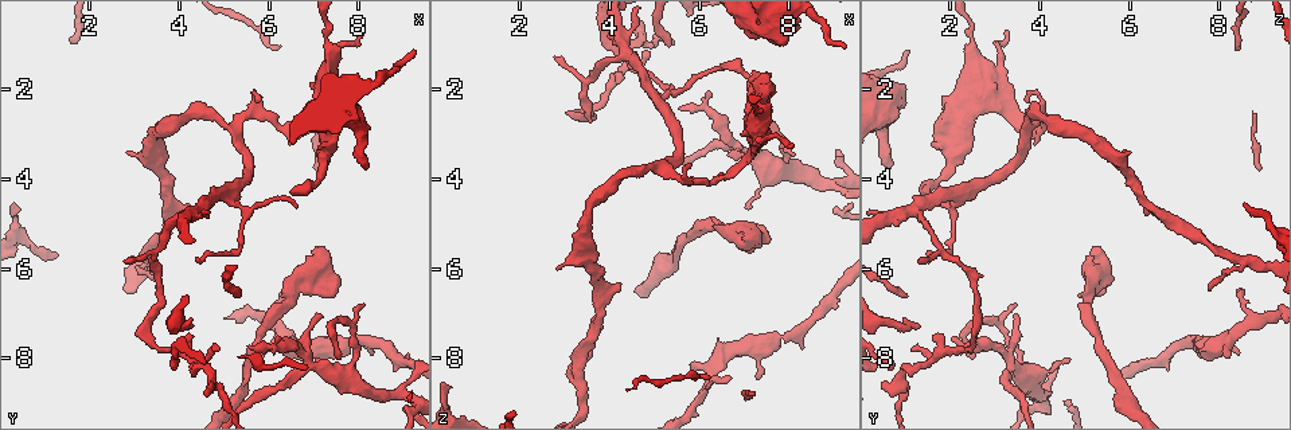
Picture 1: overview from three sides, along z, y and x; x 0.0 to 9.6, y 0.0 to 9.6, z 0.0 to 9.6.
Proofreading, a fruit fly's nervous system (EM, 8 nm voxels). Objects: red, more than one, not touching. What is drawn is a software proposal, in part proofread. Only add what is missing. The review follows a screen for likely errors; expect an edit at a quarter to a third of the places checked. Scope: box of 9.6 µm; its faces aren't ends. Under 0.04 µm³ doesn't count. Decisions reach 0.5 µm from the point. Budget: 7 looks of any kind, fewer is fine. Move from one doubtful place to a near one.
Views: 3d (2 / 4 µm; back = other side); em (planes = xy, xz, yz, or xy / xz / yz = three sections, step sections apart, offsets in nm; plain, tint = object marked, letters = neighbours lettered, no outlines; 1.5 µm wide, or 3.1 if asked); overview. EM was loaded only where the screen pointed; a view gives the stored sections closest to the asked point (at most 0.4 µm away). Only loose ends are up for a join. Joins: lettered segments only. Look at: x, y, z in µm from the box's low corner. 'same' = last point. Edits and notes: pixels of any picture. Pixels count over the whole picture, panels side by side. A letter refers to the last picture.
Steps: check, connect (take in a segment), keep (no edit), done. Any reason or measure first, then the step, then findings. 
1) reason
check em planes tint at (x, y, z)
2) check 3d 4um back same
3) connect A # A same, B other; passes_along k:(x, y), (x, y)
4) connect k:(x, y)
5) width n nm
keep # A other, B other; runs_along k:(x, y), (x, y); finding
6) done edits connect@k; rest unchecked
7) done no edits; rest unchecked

an open end
check em planes letters at (5.80, 8.00, 8.15)

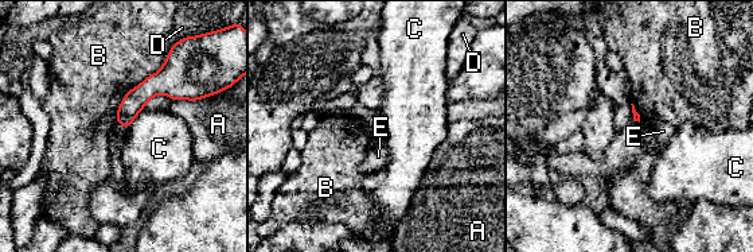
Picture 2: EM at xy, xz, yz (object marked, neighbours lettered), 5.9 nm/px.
keep # A other, B other, C other, D other, E other; runs_along 2:(191, 96), (149, 88), (120, 120); no lettered segment goes on from it

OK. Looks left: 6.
free end
check em planes letters at (6.70, 6.50, 8.45)

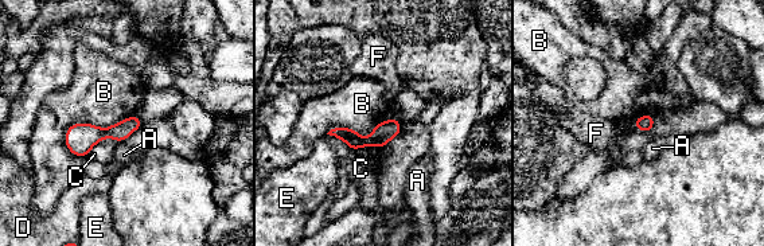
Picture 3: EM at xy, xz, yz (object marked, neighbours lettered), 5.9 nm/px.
keep # A other, B other, C other, D other, E other, F other; border 3:(135, 114), (73, 124), (65, 145); none of them fits

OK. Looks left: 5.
check em planes letters at (8.20, 3.70, 0.60)

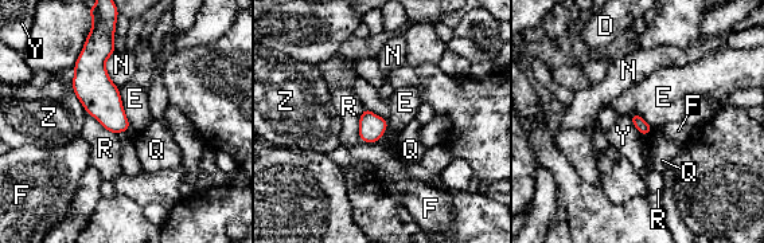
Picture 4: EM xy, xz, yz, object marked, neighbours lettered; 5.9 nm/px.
keep # D other, E other, F other, N other, Q other, R other, Y other, Z other; border 4:(365, 108), (386, 121); no lettered segment goes on from it

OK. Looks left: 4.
done no edits; rest unchecked

